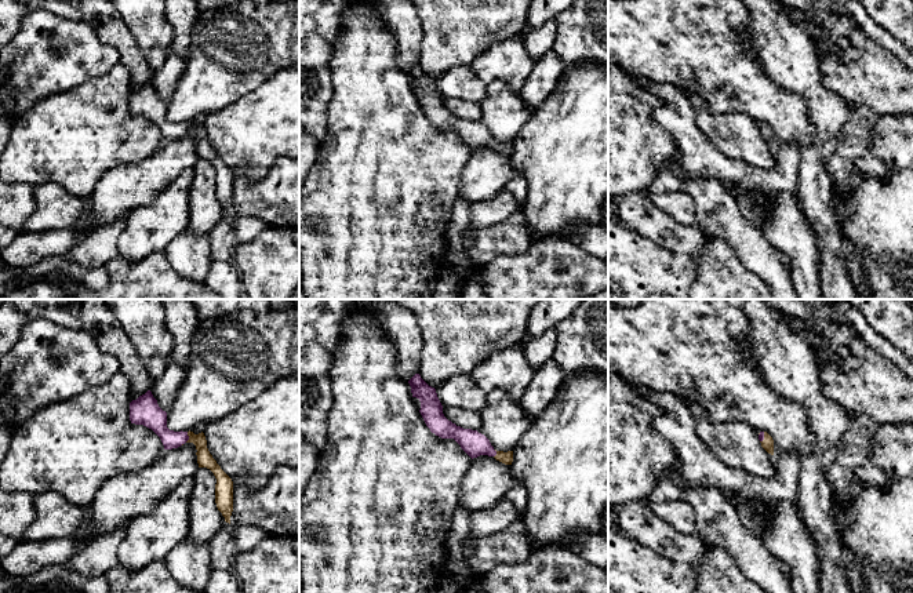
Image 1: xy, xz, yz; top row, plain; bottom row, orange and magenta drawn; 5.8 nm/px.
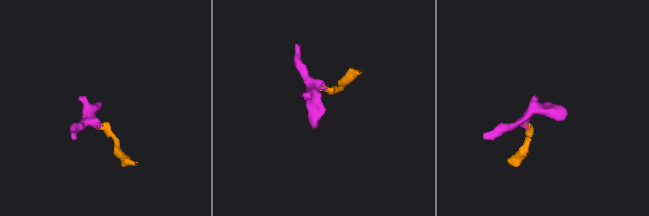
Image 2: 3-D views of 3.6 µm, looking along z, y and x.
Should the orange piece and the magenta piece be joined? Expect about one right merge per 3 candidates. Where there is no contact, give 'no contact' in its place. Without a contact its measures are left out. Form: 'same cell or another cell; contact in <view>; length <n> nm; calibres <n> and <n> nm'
same cell; contact in xy; length 70 nm; calibres 90 and 140 nm

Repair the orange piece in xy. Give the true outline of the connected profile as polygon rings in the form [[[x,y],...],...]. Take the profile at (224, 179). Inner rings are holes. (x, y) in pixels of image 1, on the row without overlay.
[[[150,81],[130,94],[130,112],[131,114],[152,120],[160,128],[164,141],[178,139],[185,134],[193,134],[196,137],[199,159],[207,159],[214,164],[217,170],[215,194],[225,208],[225,212],[230,215],[233,203],[233,172],[210,145],[204,124],[194,125],[190,121],[170,121],[167,119],[167,103],[159,98]]]

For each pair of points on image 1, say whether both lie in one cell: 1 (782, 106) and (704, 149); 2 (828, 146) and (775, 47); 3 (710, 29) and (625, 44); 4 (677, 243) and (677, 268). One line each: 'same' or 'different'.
1: different
2: same
3: same
4: different

